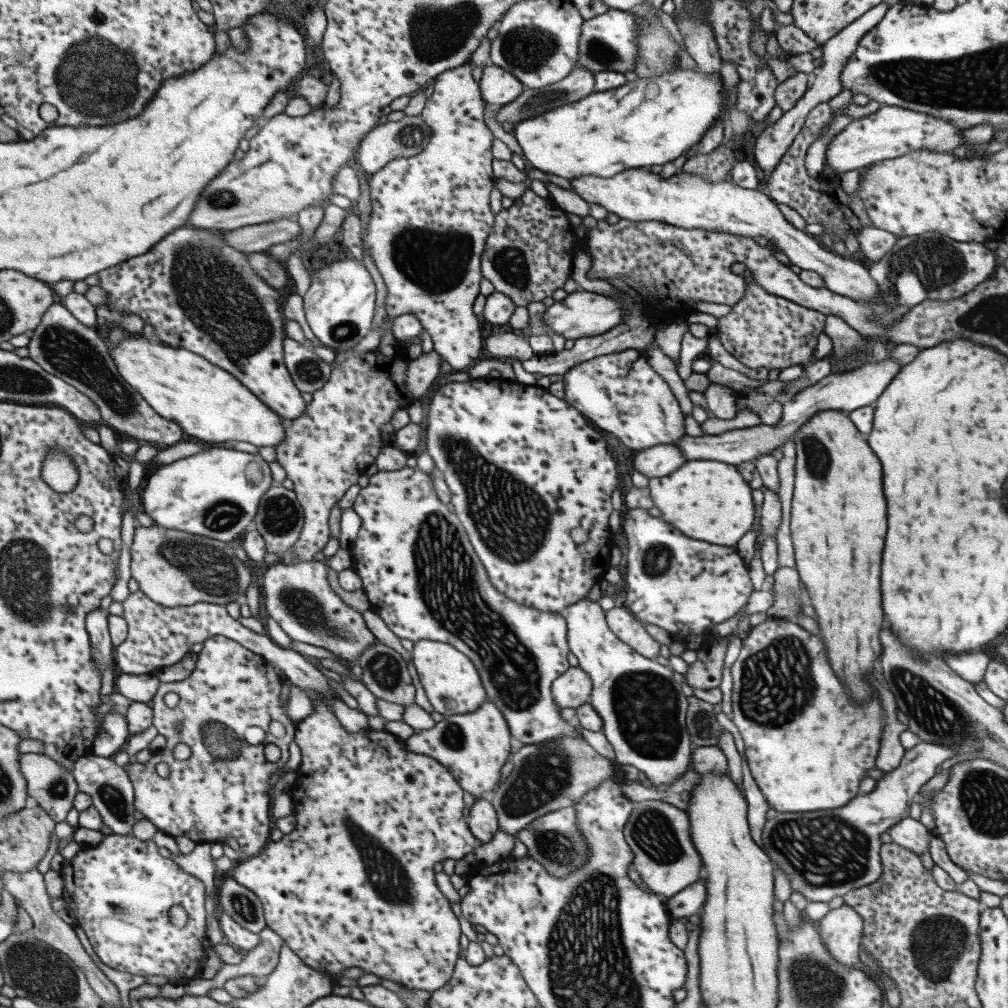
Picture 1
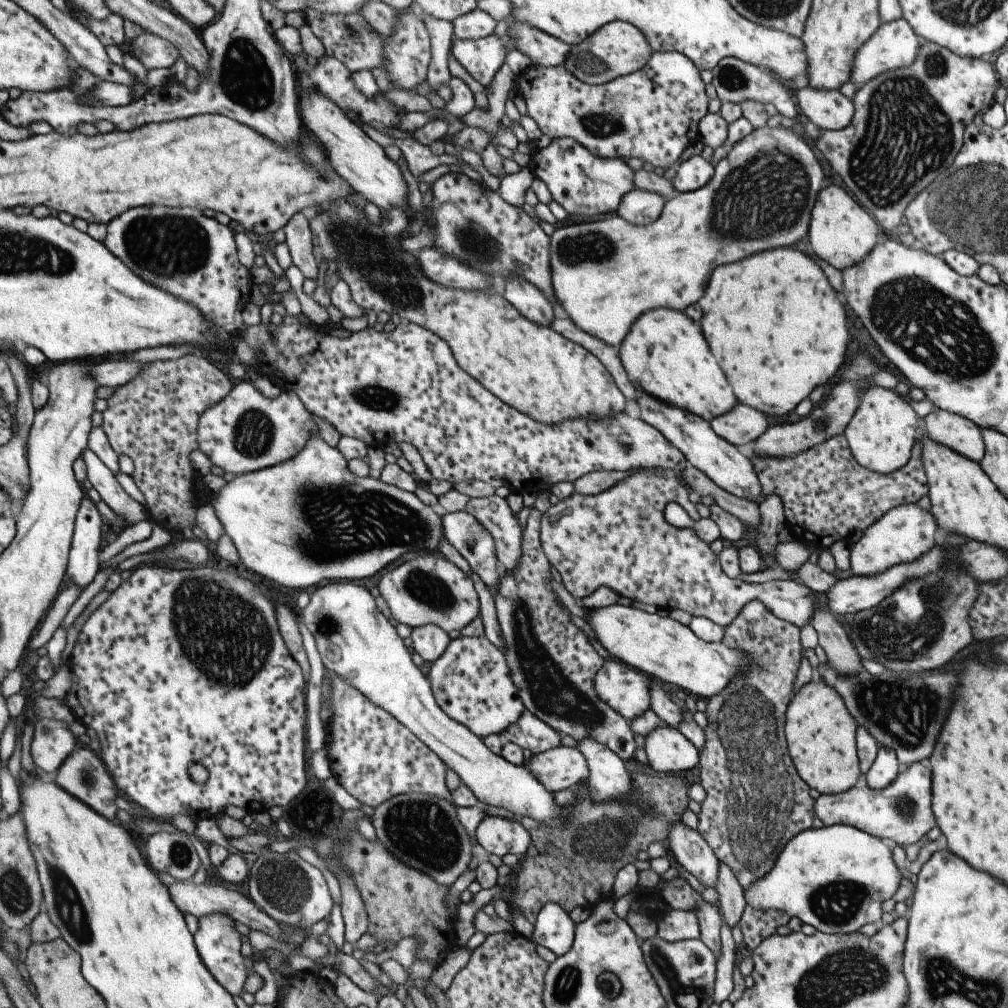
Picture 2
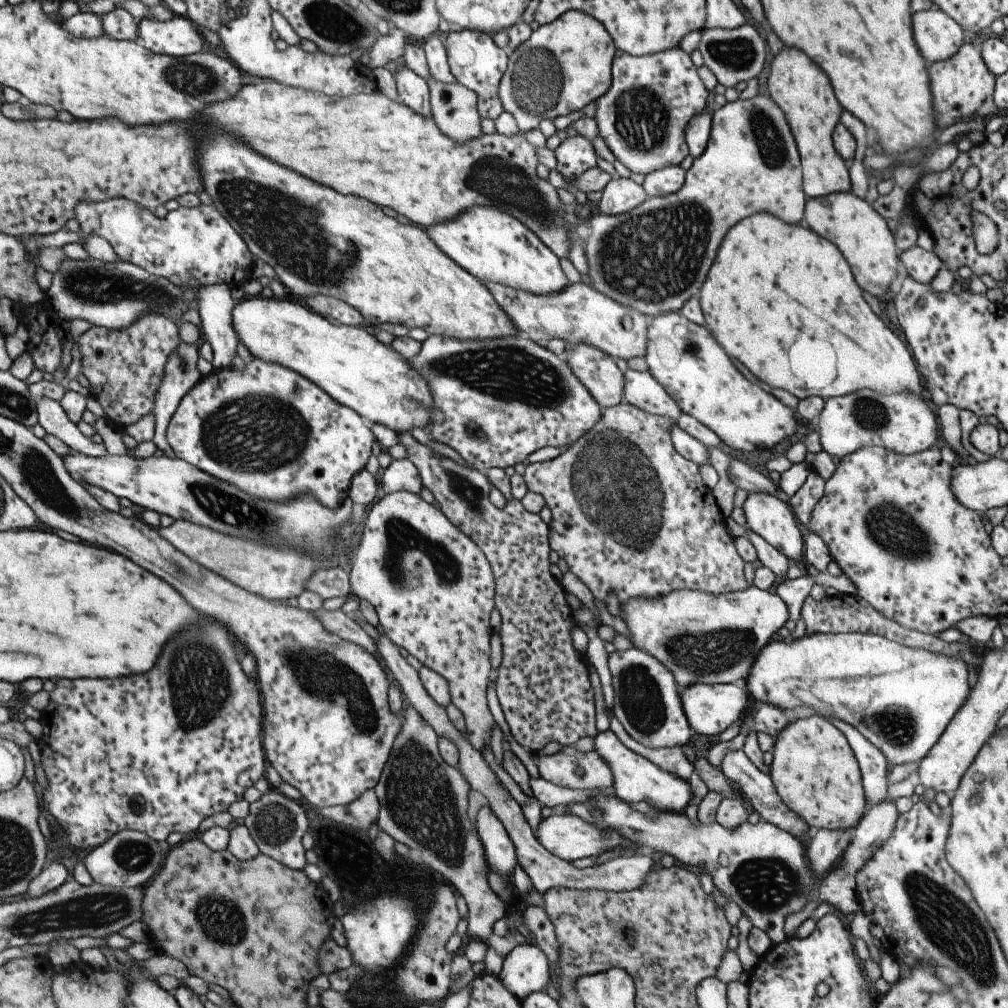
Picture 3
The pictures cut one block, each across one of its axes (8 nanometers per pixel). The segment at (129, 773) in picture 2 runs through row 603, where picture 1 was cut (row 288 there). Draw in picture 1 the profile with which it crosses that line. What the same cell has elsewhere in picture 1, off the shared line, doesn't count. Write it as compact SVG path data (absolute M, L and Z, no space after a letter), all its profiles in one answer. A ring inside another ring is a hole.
M193 226L177 228L153 248L149 248L149 252L128 258L96 274L97 285L107 295L107 306L95 306L95 328L102 332L113 323L118 325L122 314L135 314L143 320L147 329L155 330L161 343L187 349L227 371L257 400L288 423L302 415L306 404L283 362L282 342L286 335L283 330L284 319L280 314L281 302L276 289L265 284L265 280L247 264L247 257L249 255L237 252L223 242L221 230Z

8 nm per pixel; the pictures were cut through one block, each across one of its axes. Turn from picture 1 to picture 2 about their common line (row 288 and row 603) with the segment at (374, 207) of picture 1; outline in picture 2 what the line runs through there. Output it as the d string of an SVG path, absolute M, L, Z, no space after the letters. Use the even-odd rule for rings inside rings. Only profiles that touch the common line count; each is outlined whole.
M417 553L415 560L387 570L376 587L392 617L411 628L431 623L446 633L461 630L480 611L472 580L440 554Z

